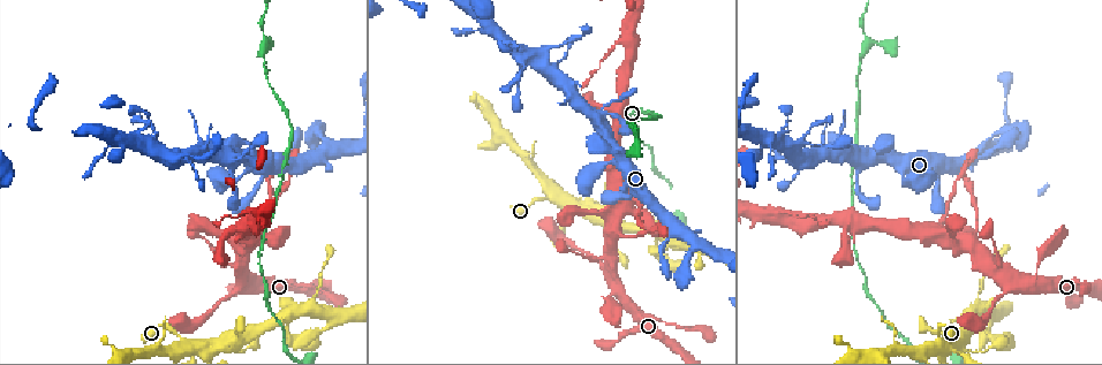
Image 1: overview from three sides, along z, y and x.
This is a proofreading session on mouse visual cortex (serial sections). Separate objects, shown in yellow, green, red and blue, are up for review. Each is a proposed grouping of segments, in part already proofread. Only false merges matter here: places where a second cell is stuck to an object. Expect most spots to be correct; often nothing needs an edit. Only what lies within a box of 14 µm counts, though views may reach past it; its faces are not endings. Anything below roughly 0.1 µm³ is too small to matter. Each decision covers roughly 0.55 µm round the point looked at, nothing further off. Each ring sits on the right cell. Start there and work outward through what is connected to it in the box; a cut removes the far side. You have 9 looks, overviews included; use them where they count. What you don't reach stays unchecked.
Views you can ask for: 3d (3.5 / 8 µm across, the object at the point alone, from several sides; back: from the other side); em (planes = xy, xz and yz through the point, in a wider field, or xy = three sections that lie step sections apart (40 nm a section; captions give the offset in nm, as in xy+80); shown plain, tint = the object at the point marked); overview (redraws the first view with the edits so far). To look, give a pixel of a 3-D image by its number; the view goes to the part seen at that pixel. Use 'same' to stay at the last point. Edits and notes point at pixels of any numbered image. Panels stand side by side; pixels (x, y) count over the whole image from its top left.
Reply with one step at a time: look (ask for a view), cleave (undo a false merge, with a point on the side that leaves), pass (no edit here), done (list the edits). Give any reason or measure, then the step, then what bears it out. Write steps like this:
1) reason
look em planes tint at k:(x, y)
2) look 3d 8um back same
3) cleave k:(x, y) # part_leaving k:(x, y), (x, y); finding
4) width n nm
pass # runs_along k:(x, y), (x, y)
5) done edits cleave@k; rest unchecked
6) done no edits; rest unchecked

sudden change in width
look 3d 3.5um at 1:(994, 148)

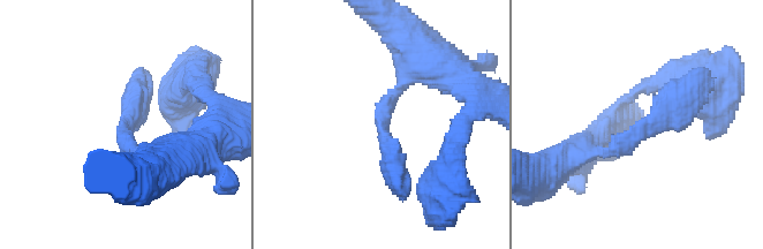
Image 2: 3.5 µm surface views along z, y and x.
shape alone is not enough
look em xy step 3 tint at 2:(122, 127)

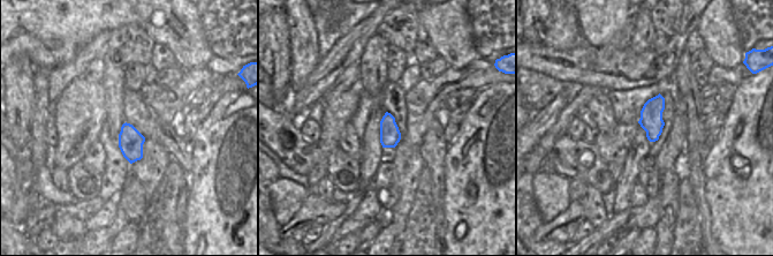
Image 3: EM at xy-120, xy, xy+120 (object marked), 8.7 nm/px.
pass # one cell here

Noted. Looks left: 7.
sudden change in width
look 3d 3.5um at 1:(869, 46)

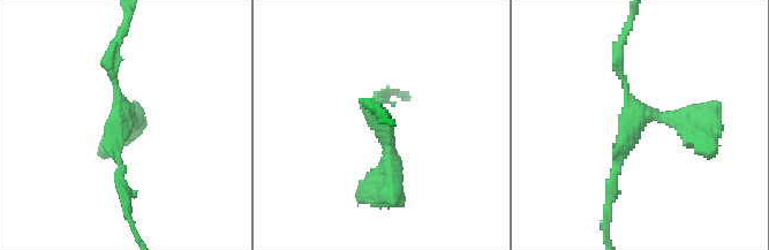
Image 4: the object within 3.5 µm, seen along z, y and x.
pass # runs_along 4:(610, 191), (634, 121), (687, 121), (699, 135); continuous, no second cell

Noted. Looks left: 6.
thin neck
look 3d 3.5um at 1:(488, 23)

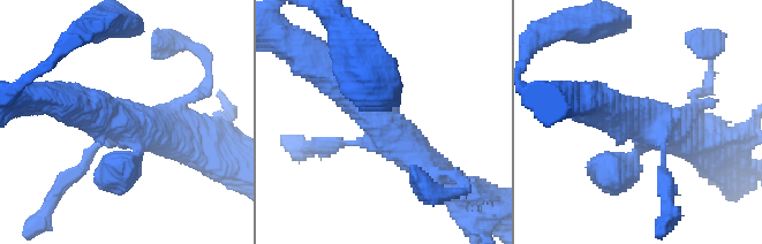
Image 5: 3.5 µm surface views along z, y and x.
shape alone is not enough
look em xy step 3 tint at 5:(646, 129)

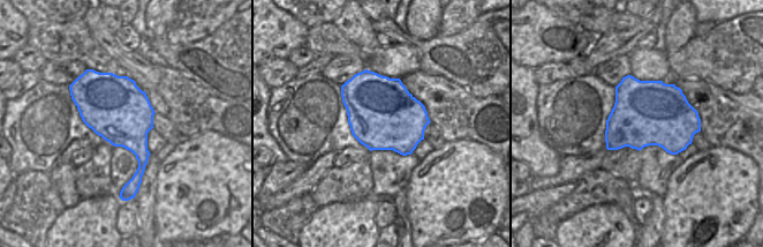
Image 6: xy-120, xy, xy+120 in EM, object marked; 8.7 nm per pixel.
pass # runs_along 5:(440, 174), (327, 74); one cell here

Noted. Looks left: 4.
small branch off a trunk
look 3d 3.5um back at 1:(973, 232)

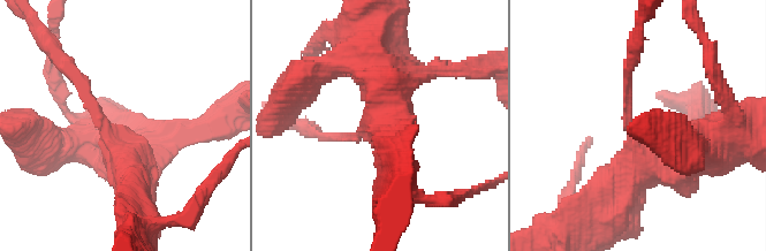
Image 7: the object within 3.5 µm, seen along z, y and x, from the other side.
arms 3; arm_widths 150, 500, 500 nm
look em xy step 2 tint at 7:(109, 134)

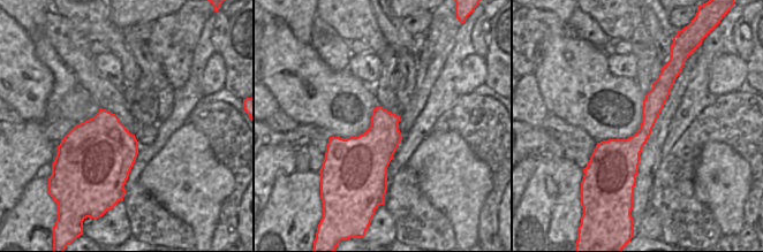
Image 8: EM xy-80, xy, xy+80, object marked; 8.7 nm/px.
cut it another way
look em xy step 1 tint same

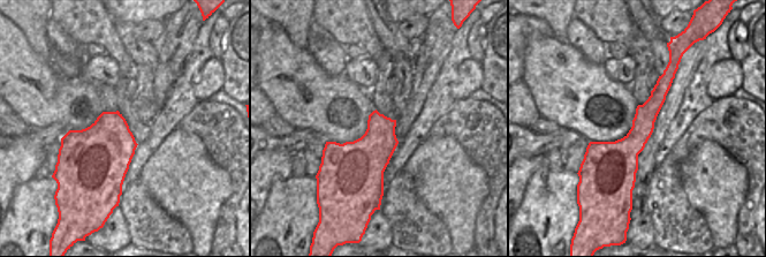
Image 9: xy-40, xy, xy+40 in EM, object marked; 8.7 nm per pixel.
pass # runs_along 7:(133, 190), (129, 166), (68, 70); one cell here

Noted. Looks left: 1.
done no edits; rest unchecked

